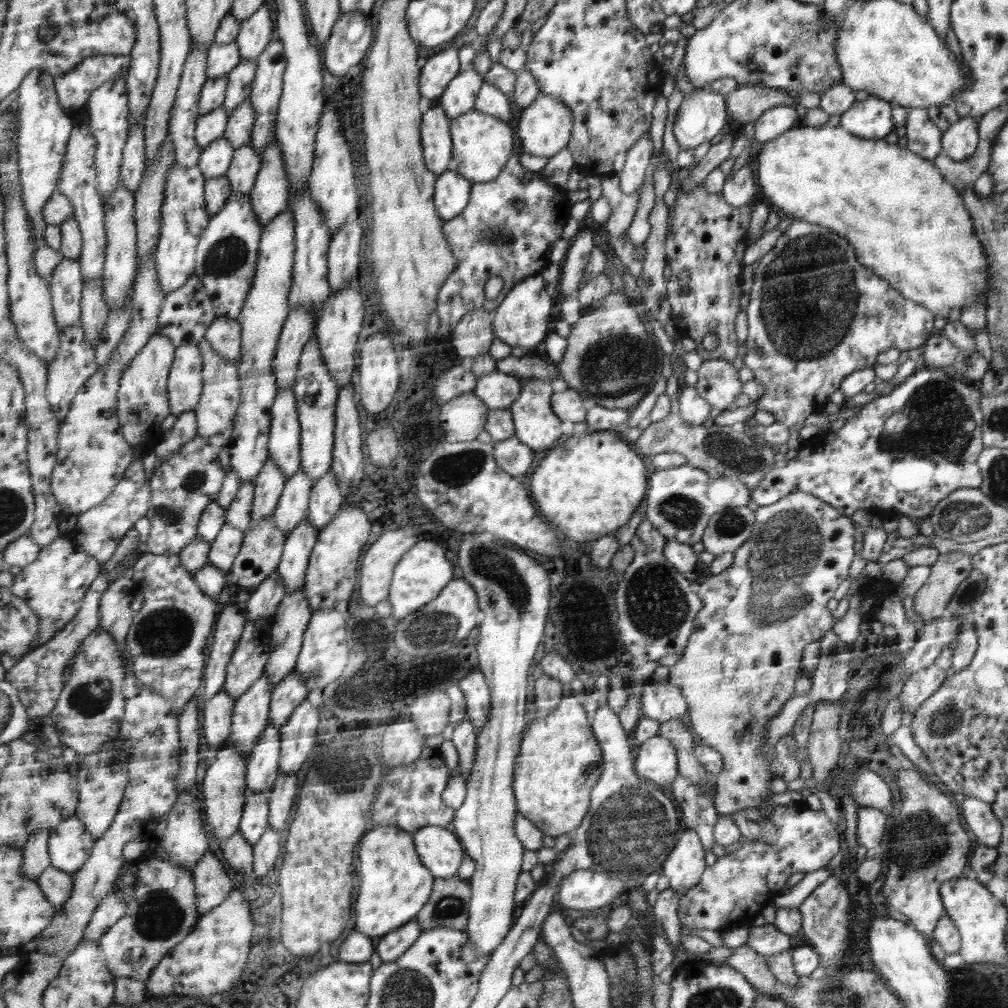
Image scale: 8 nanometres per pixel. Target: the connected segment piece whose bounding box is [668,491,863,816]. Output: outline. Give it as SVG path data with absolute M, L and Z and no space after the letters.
M795 492L776 501L774 505L760 506L755 511L755 521L749 538L734 551L732 564L720 572L703 580L698 588L699 598L703 601L703 608L699 610L698 619L694 624L694 632L691 633L691 640L687 642L687 648L683 650L680 660L670 667L668 681L674 686L678 686L687 701L687 710L690 715L689 726L691 732L696 736L697 743L714 748L722 755L724 768L715 777L716 794L715 810L721 816L729 816L743 809L761 810L764 805L778 800L769 793L768 788L773 779L770 773L771 760L760 758L759 750L764 745L767 736L767 724L779 714L783 706L792 697L796 696L796 686L800 686L800 678L804 678L802 670L802 655L806 644L810 642L821 642L822 637L830 630L834 630L836 621L833 620L832 612L828 610L828 602L836 598L836 590L848 582L849 574L852 574L852 566L856 566L856 538L862 534L862 526L856 523L856 518L851 518L840 512L838 507L831 503L824 502L822 498L807 492Z

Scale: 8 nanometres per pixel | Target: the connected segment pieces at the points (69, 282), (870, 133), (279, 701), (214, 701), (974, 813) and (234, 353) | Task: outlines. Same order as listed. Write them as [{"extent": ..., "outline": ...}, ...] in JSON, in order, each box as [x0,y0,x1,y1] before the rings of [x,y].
[{"extent":[49,260,84,332],"outline":[[[63,260],[49,279],[52,304],[60,332],[80,324],[80,298],[84,286],[79,260]]]},{"extent":[839,95,894,139],"outline":[[[871,95],[864,101],[856,100],[840,118],[839,125],[857,137],[884,139],[894,128],[888,101]]]},{"extent":[270,672,308,728],"outline":[[[295,672],[286,674],[285,677],[274,686],[271,694],[270,723],[282,728],[292,711],[307,698],[308,689],[301,676]]]},{"extent":[204,689,236,753],"outline":[[[222,689],[210,700],[206,701],[204,713],[204,740],[208,750],[218,753],[224,742],[231,737],[231,724],[234,720],[236,699]]]},{"extent":[960,797,1002,847],"outline":[[[966,797],[960,804],[960,814],[966,819],[977,842],[987,847],[996,847],[1001,841],[1002,824],[994,815],[992,808],[980,798]]]},{"extent":[205,316,241,361],"outline":[[[217,316],[208,326],[205,338],[212,350],[226,360],[236,361],[241,355],[241,327],[234,318]]]}]

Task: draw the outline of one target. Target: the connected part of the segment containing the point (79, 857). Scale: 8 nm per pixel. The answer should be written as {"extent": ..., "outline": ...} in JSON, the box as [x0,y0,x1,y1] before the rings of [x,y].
{"extent":[48,816,94,876],"outline":[[[76,816],[69,817],[51,832],[48,846],[51,864],[74,876],[88,860],[94,843],[82,820]]]}

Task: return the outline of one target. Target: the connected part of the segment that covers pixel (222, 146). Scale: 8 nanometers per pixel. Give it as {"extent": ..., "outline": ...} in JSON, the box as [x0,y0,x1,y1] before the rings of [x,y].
{"extent":[198,137,235,178],"outline":[[[222,137],[211,142],[202,150],[198,167],[206,178],[216,178],[227,174],[235,148]]]}

